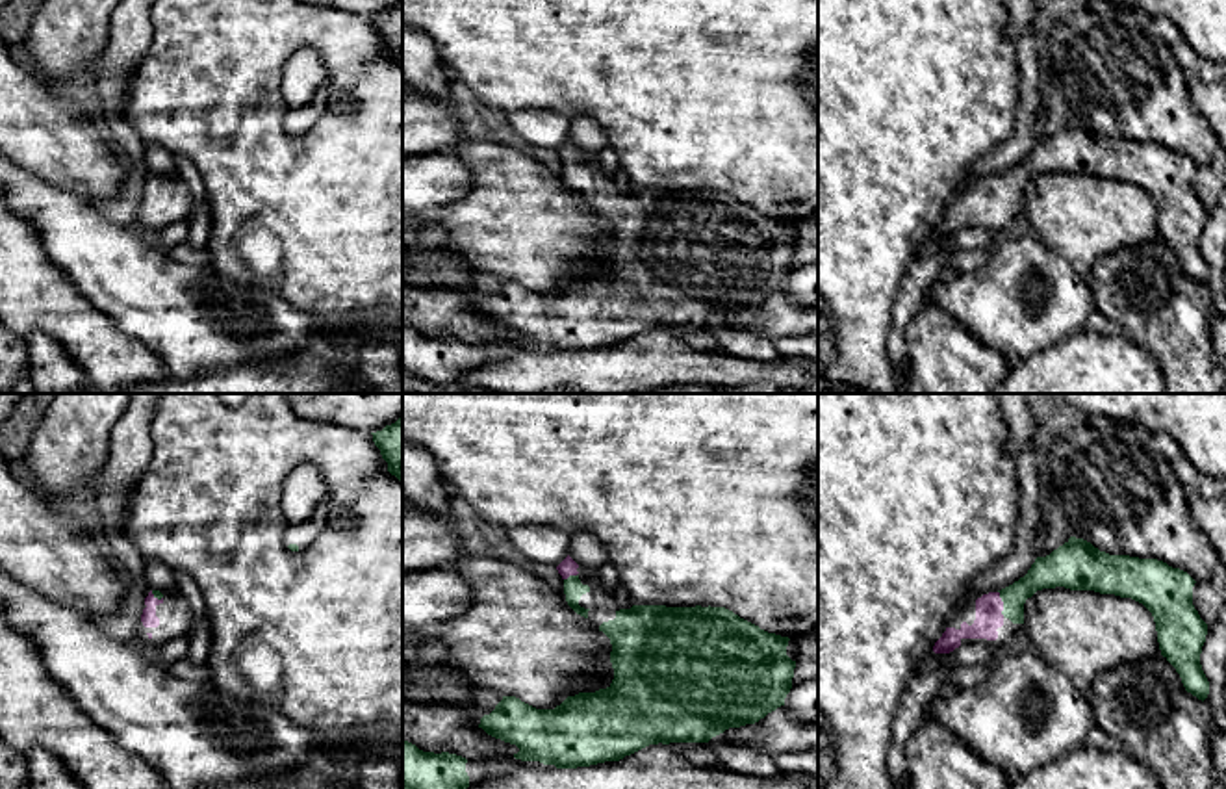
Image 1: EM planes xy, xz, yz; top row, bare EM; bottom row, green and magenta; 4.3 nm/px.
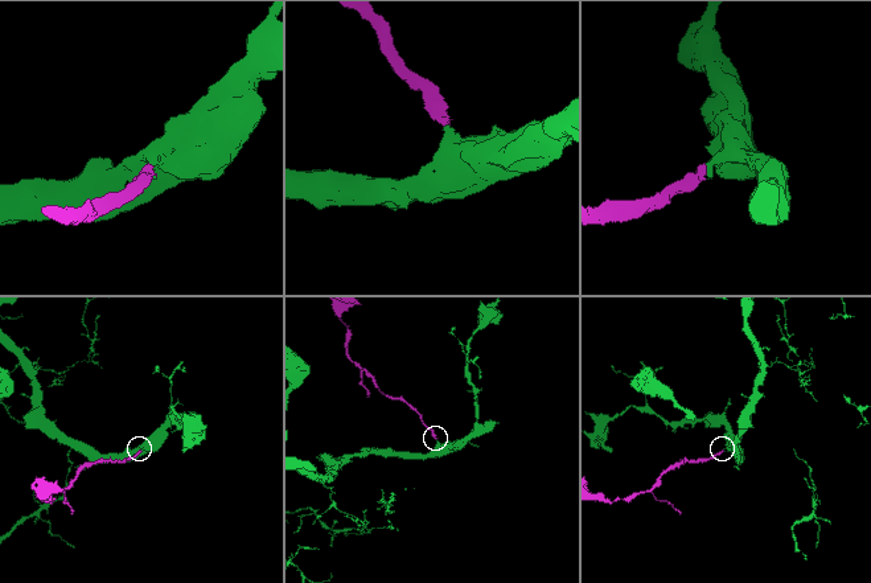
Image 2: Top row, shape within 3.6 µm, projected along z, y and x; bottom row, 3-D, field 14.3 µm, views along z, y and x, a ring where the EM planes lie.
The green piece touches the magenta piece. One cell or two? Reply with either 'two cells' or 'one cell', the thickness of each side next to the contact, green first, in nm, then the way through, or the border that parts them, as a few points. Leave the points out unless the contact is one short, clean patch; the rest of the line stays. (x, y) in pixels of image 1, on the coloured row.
one cell | 140/120 nm | across yz (1047, 572), (1004, 604), (989, 607)

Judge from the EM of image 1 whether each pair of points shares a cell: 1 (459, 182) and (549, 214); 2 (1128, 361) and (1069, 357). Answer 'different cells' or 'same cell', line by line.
1: different cells
2: same cell

